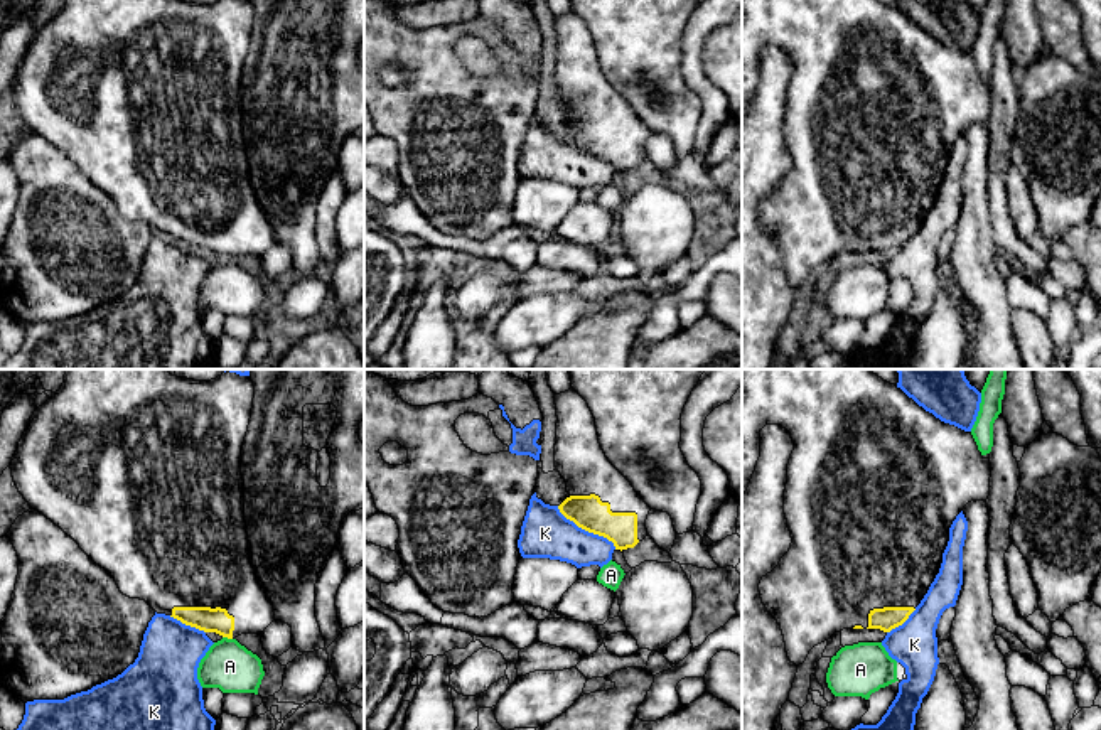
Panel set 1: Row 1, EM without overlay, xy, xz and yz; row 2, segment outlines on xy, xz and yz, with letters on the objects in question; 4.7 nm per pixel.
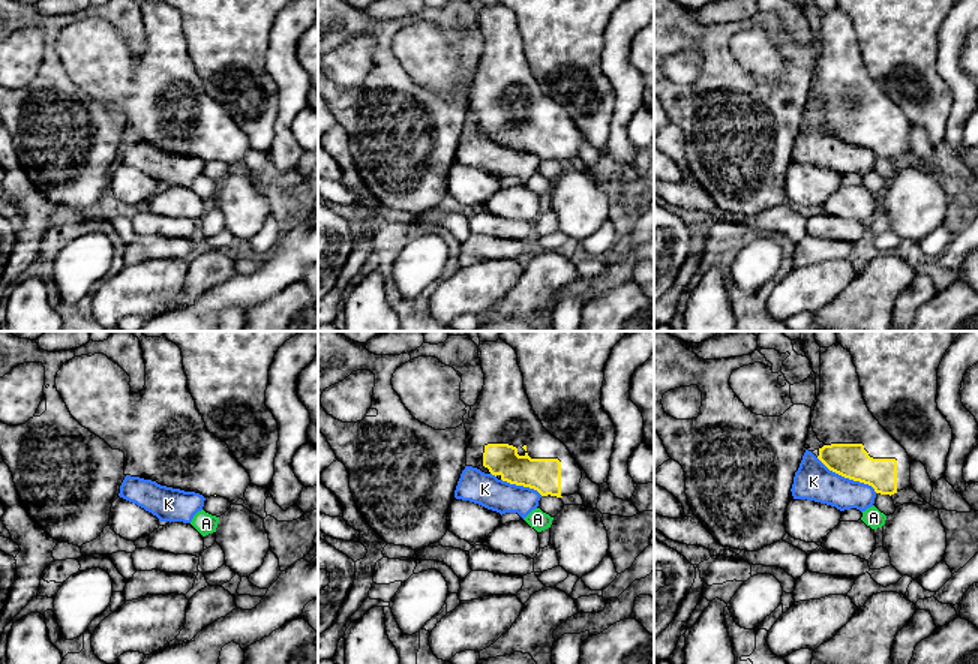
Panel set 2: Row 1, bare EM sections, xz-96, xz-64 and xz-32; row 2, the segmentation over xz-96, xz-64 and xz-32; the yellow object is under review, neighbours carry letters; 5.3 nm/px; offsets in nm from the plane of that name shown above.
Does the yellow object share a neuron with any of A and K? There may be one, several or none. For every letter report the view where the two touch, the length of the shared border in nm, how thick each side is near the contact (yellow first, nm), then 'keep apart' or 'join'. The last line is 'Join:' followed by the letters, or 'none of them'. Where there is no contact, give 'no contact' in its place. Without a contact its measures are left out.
A: xy | 50 nm | 120/240 nm | keep apart
K: xz | 360 nm | 160/240 nm | keep apart
Join: none of them

